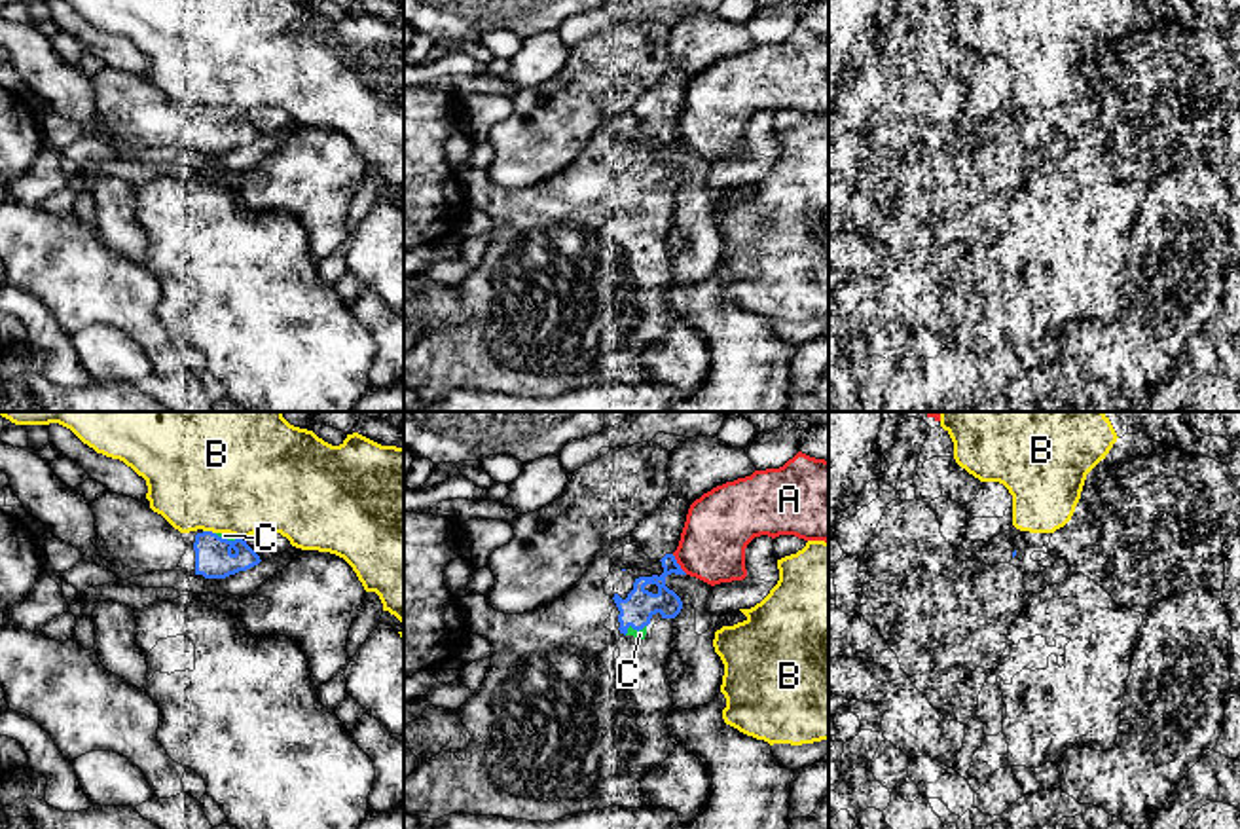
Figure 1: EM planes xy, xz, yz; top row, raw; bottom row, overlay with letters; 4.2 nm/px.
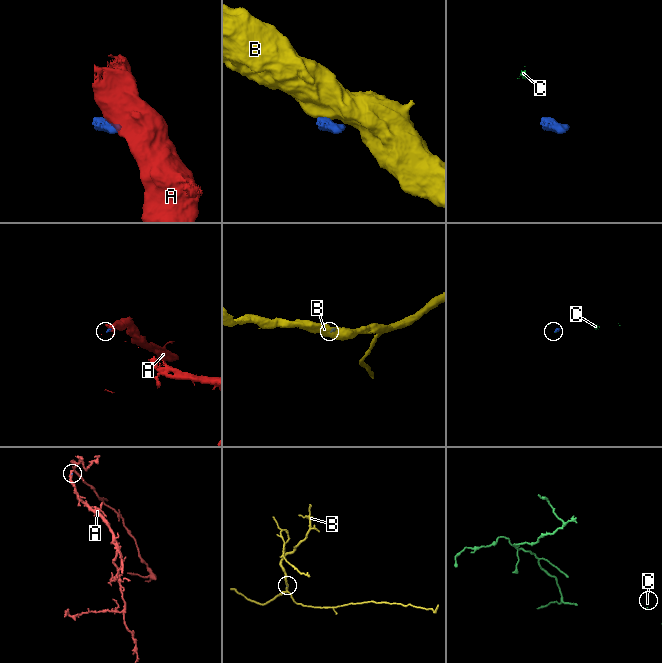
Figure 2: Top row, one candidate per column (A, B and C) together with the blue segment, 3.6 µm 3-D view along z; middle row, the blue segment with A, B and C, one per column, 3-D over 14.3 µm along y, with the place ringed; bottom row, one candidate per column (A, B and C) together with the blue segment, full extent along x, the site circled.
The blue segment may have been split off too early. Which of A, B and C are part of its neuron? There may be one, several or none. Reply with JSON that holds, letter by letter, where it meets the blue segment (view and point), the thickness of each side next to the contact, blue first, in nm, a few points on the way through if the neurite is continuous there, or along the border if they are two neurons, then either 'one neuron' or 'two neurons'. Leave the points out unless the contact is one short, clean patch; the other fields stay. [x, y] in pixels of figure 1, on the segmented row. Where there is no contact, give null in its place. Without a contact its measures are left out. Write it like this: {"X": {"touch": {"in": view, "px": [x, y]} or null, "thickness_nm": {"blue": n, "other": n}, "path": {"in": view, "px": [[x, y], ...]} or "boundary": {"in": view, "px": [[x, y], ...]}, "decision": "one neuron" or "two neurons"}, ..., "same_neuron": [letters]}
{"A": {"touch": {"in": "xz", "px": [677, 564]}, "thickness_nm": {"blue": 140, "other": 280}, "boundary": {"in": "xz", "px": [[672, 554], [687, 573]]}, "decision": "two neurons"}, "B": {"touch": {"in": "xy", "px": [209, 532]}, "thickness_nm": {"blue": 160, "other": 500}, "boundary": {"in": "xy", "px": [[203, 530], [215, 534]]}, "decision": "two neurons"}, "C": {"touch": {"in": "xz", "px": [634, 628]}, "thickness_nm": {"blue": 140, "other": 40}, "decision": "two neurons"}, "same_neuron": []}

